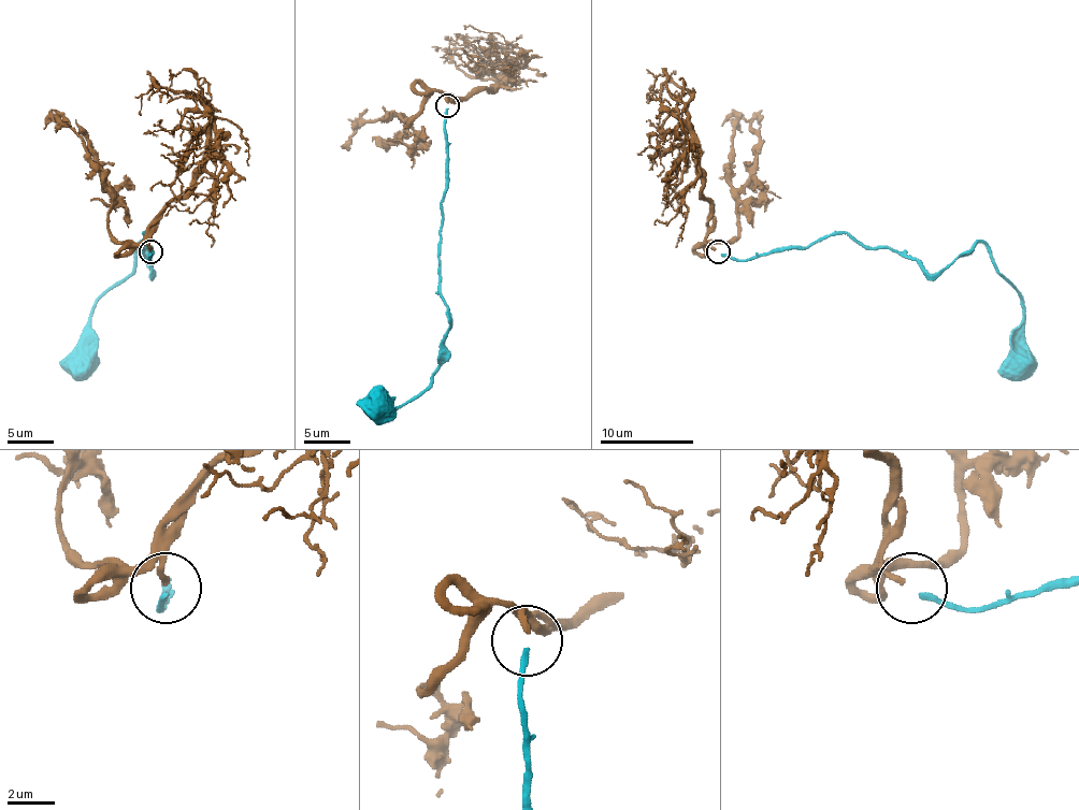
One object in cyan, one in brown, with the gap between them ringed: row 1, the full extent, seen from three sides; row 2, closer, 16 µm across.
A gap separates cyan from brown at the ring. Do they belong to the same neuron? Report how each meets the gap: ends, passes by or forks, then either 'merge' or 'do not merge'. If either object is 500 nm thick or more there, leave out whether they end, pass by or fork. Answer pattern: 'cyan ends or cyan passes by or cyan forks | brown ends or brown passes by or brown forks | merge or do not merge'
cyan ends | brown ends | merge

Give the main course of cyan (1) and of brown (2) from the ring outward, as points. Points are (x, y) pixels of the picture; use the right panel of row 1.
1: (721, 255), (752, 259), (850, 233), (941, 273), (983, 243), (1023, 308), (1016, 360)
2: (715, 249), (705, 243), (709, 205), (693, 133), (649, 98), (661, 88), (659, 114)

